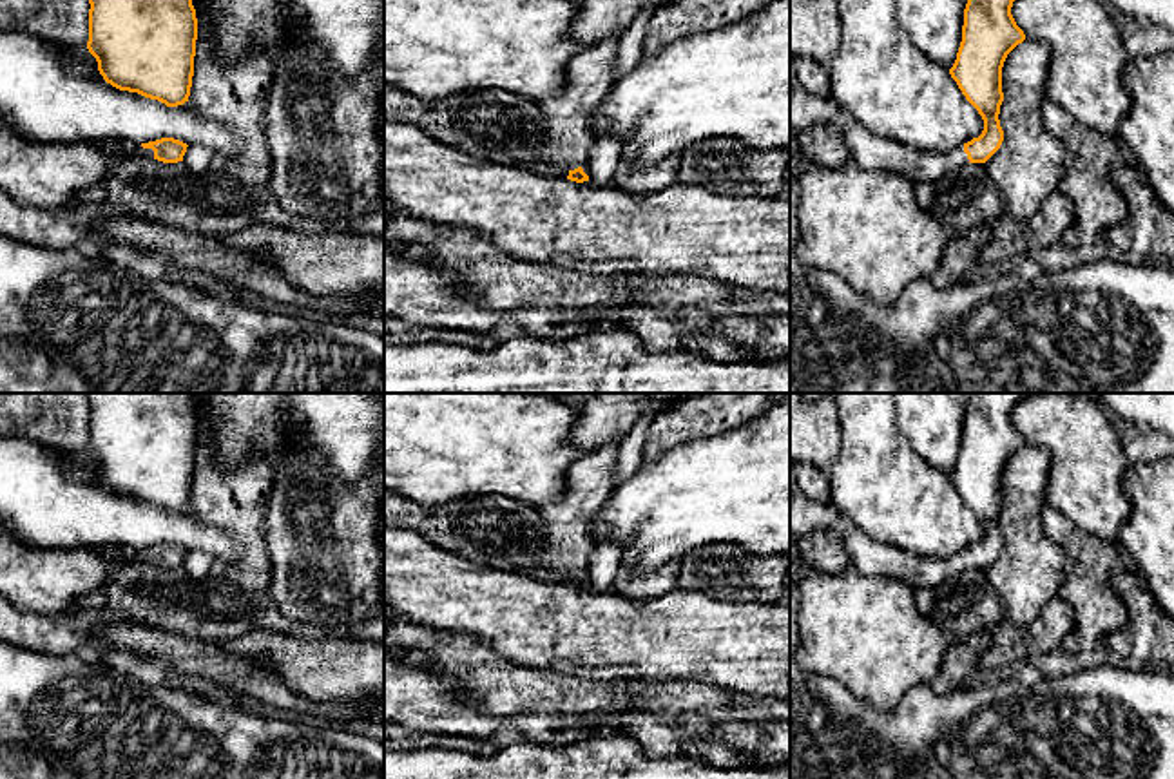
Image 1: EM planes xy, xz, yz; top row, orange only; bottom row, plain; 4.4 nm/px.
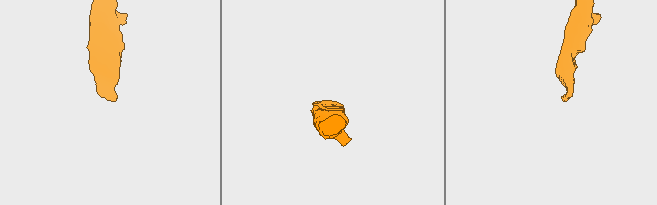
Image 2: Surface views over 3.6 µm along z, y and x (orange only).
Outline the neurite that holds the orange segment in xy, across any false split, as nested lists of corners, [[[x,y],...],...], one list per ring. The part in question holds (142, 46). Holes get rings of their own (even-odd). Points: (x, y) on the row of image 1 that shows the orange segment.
[[[89,0],[87,49],[107,83],[167,107],[188,101],[197,40],[192,0]]]

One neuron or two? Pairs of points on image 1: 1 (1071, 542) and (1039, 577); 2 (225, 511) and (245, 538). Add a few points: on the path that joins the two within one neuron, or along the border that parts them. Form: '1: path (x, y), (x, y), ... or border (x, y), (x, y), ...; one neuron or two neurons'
1: border (1042, 511), (1039, 515), (1042, 529), (1066, 549); two neurons
2: path (232, 519), (245, 531); one neuron

